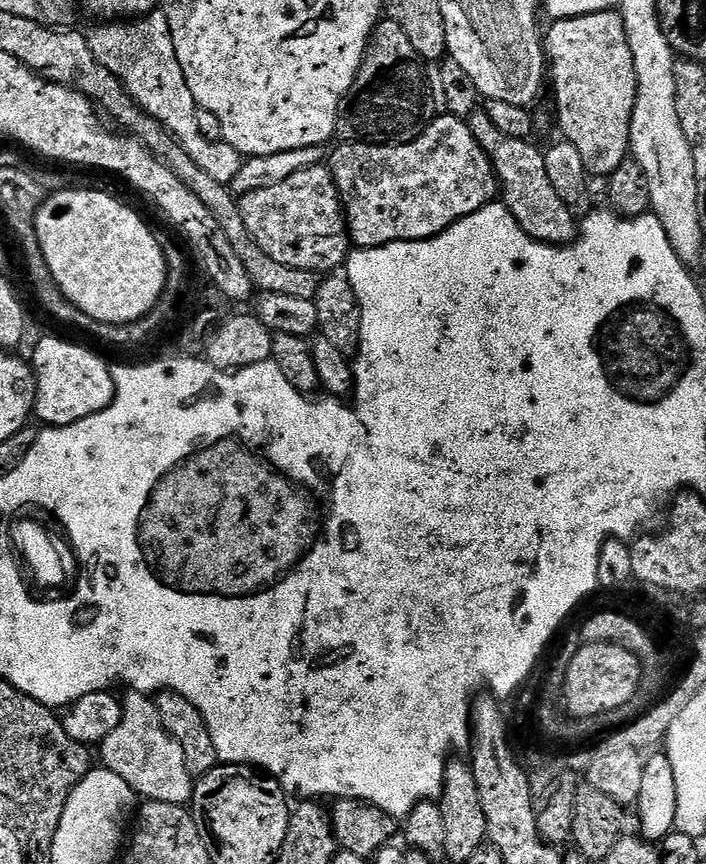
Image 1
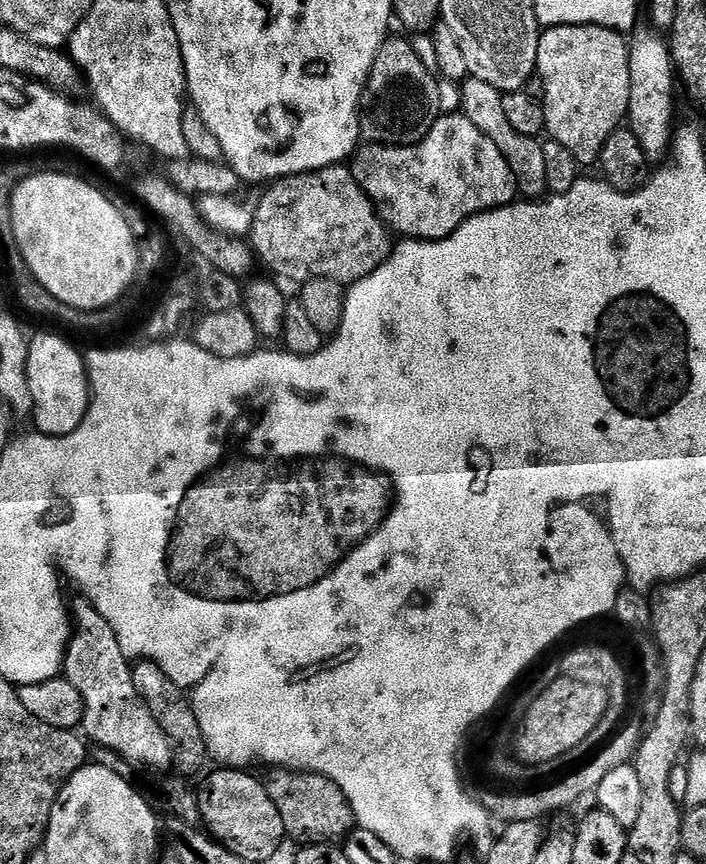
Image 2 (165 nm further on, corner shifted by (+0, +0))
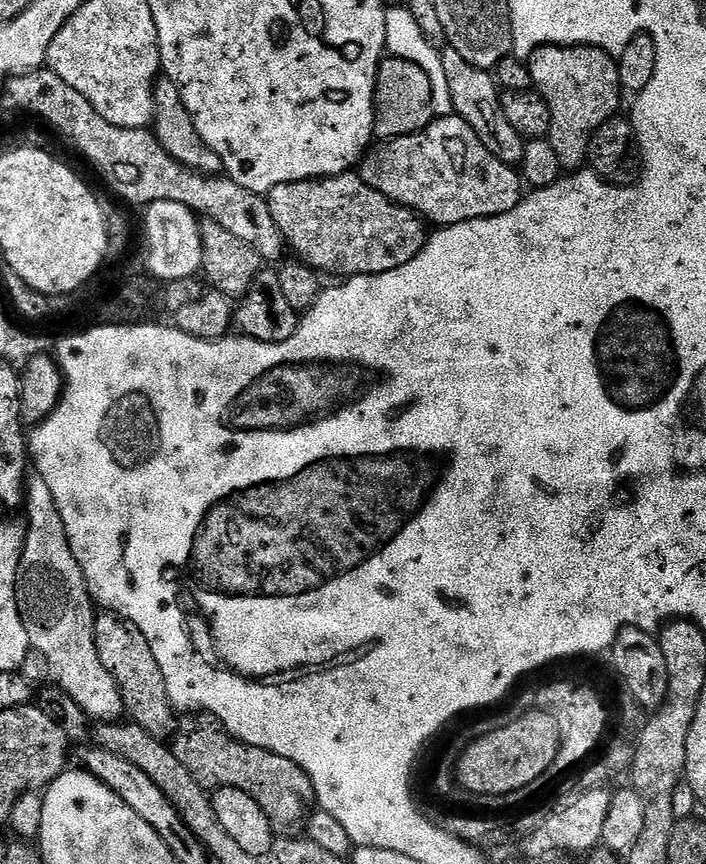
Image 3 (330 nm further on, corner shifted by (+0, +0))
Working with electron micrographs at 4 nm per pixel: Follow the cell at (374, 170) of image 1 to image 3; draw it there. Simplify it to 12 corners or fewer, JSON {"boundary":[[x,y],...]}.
{"boundary":[[462,116],[377,143],[358,174],[436,226],[506,214],[521,173]]}

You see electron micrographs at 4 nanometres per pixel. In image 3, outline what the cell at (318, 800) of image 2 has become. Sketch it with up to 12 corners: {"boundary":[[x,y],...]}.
{"boundary":[[184,714],[172,753],[206,790],[242,790],[273,833],[303,825],[316,792],[290,758]]}

